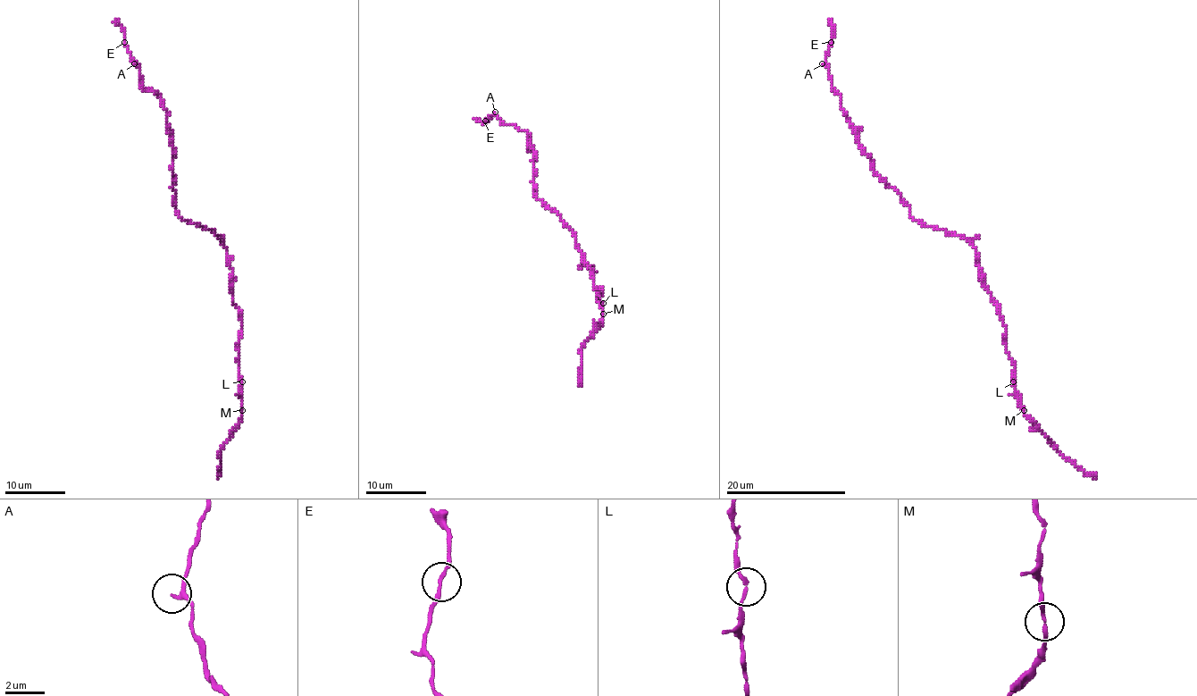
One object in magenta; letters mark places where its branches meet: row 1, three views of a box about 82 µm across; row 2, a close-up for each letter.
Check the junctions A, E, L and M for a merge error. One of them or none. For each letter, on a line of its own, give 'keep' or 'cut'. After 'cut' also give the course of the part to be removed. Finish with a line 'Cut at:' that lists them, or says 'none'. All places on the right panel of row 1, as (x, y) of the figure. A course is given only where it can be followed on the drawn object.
A: keep
E: keep
L: keep
M: keep
Cut at: none

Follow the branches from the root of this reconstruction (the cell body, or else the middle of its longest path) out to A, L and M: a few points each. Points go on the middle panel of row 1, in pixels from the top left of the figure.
A: (576, 244), (573, 232), (534, 193), (536, 154), (528, 134), (514, 125), (504, 124), (495, 112)
L: (576, 244), (584, 255), (585, 264), (593, 271), (593, 284), (602, 290), (598, 303), (603, 303)
M: (576, 244), (584, 255), (585, 264), (593, 271), (593, 284), (602, 290), (598, 303), (603, 313)

